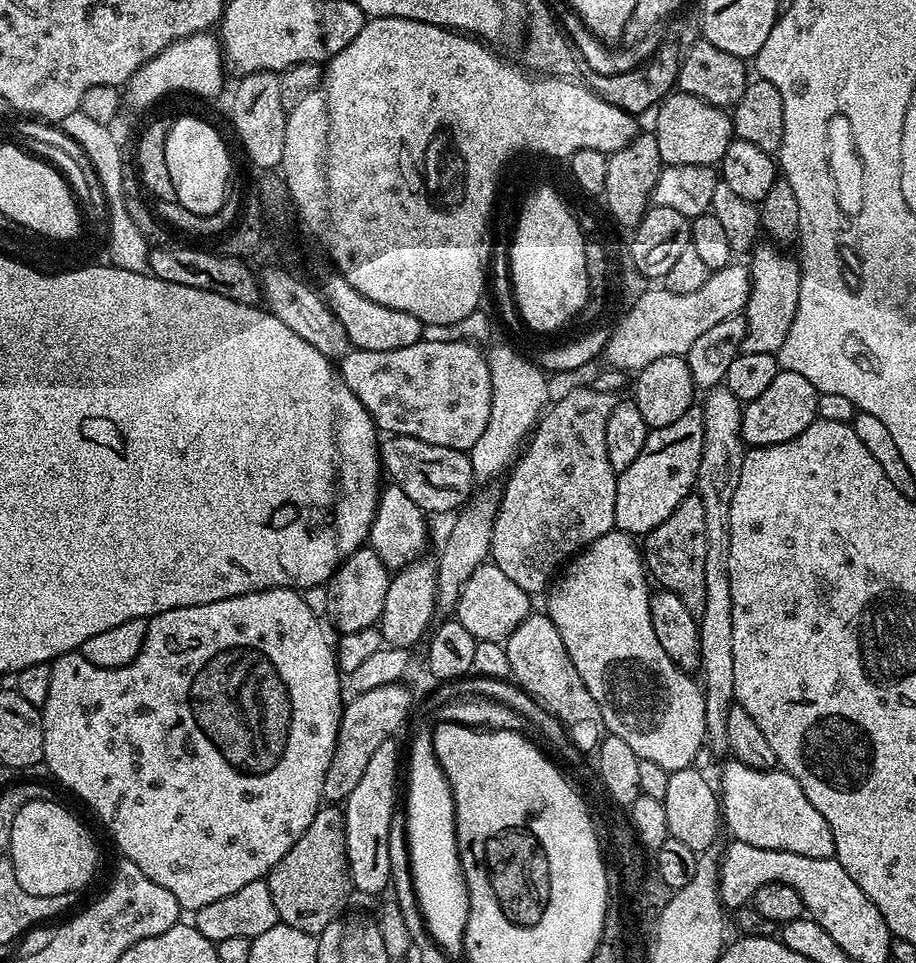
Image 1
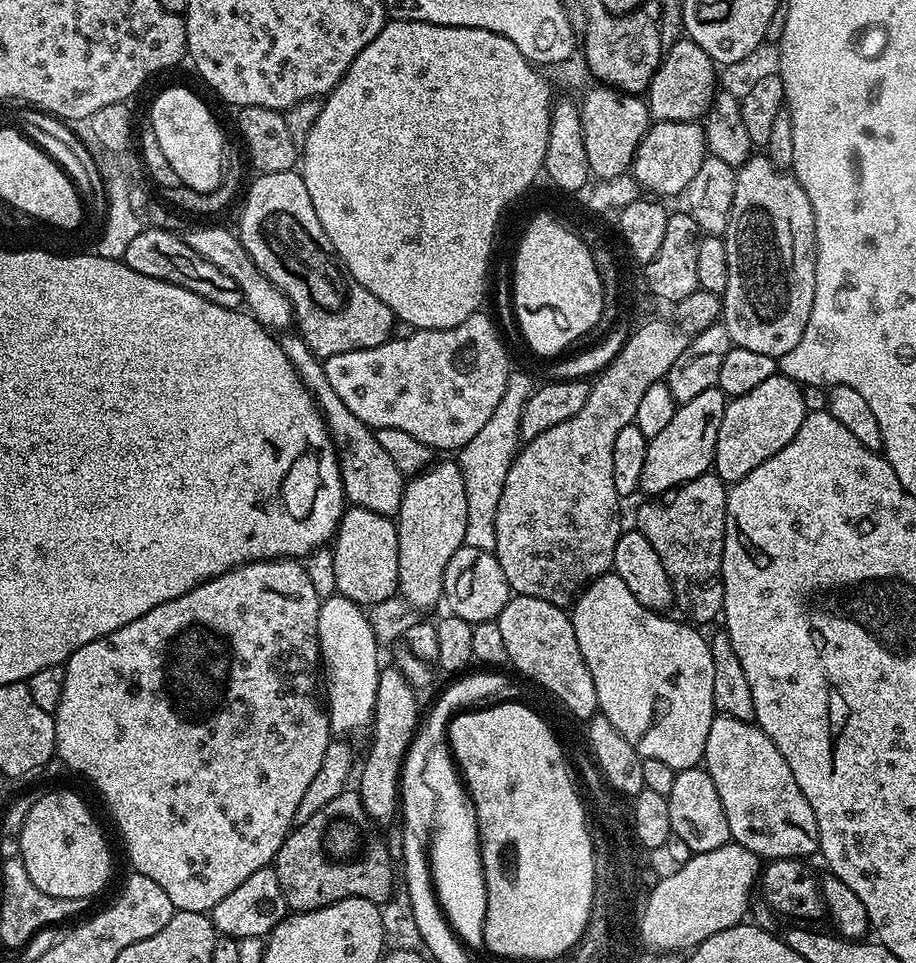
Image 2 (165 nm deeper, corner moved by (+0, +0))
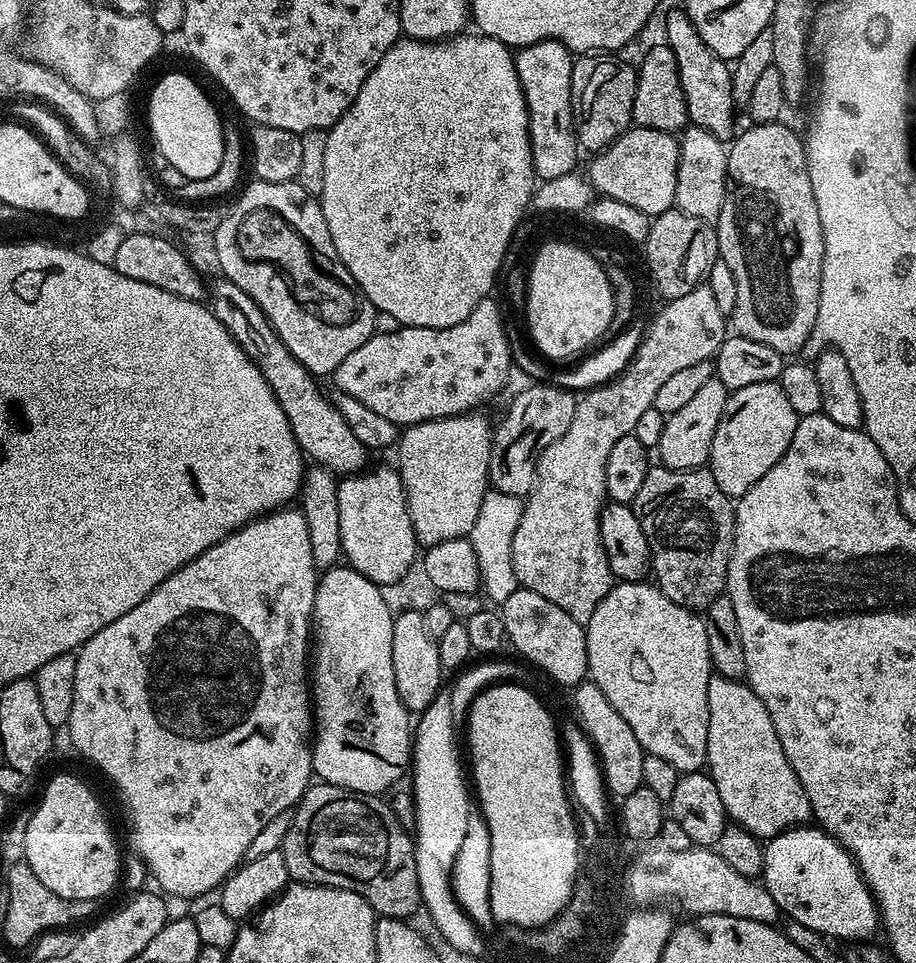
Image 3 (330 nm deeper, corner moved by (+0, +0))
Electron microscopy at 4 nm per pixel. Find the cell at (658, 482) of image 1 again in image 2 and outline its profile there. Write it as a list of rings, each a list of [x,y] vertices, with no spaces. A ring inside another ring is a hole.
[[[719,387],[698,394],[691,402],[679,405],[670,422],[661,432],[648,441],[646,466],[642,466],[640,487],[649,497],[659,498],[686,482],[698,478],[713,467],[716,459],[718,426],[722,426],[722,414],[726,397]]]

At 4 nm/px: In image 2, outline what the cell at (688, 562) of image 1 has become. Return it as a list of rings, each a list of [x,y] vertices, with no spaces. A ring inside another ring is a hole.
[[[709,470],[659,498],[645,499],[645,504],[636,512],[635,527],[646,534],[650,546],[658,550],[658,558],[662,558],[662,566],[666,566],[675,595],[684,599],[693,616],[691,619],[700,626],[710,623],[715,616],[717,619],[724,611],[722,550],[727,497],[725,481]]]

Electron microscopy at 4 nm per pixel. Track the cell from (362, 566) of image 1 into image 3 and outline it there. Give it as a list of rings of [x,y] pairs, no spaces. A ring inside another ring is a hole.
[[[395,467],[392,468],[372,468],[359,474],[348,474],[343,477],[338,483],[338,527],[342,530],[342,556],[351,568],[356,572],[361,572],[366,578],[370,578],[378,585],[386,585],[394,582],[398,582],[400,578],[408,570],[410,570],[412,564],[417,563],[418,545],[416,543],[416,535],[414,534],[414,526],[410,522],[410,510],[408,509],[408,503],[406,502],[406,494],[404,493],[404,483],[400,481],[399,471]]]

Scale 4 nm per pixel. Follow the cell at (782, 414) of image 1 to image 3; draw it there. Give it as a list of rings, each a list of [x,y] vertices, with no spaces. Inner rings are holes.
[[[775,380],[735,389],[726,402],[718,430],[714,430],[714,442],[708,455],[710,471],[722,494],[733,498],[744,496],[746,490],[786,454],[790,438],[794,438],[797,419],[786,394],[782,394],[782,386]]]

